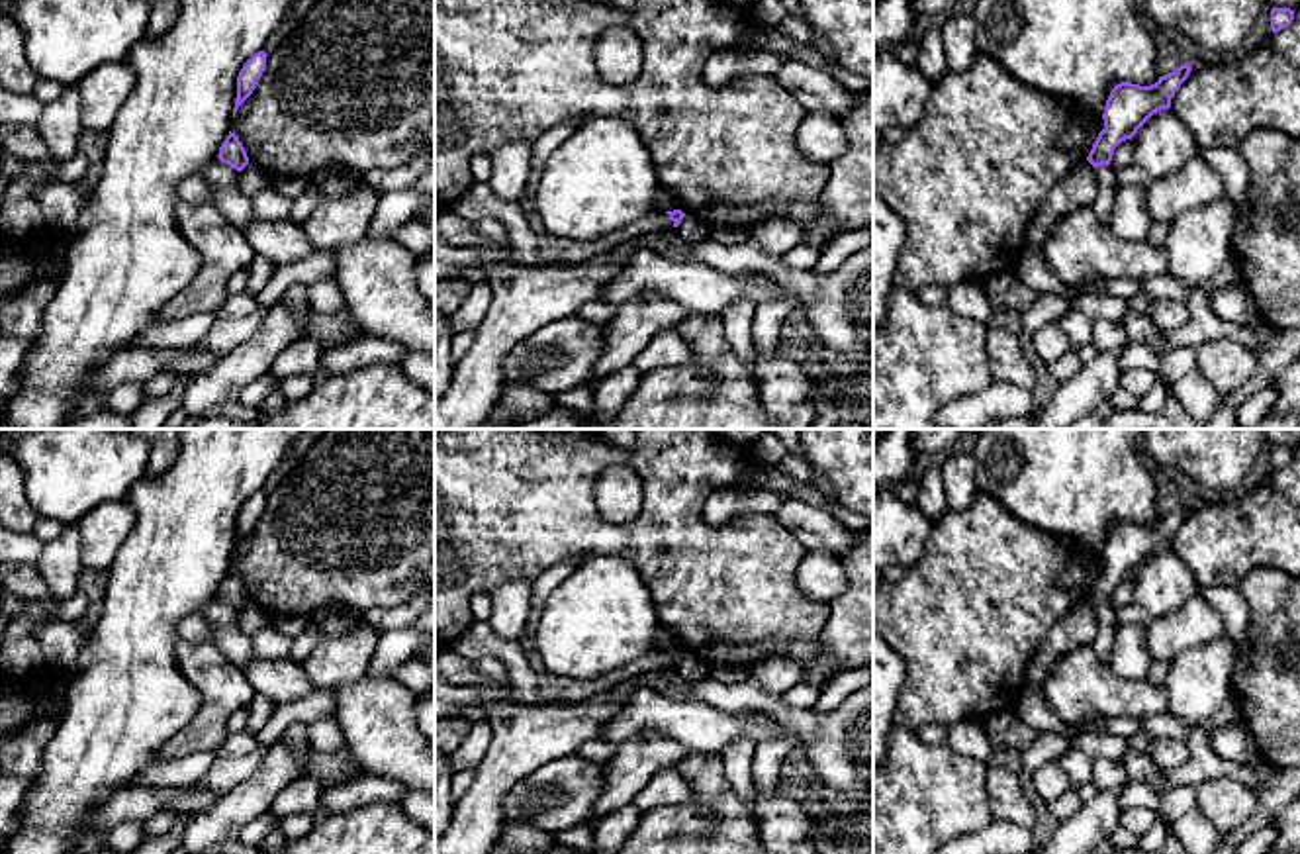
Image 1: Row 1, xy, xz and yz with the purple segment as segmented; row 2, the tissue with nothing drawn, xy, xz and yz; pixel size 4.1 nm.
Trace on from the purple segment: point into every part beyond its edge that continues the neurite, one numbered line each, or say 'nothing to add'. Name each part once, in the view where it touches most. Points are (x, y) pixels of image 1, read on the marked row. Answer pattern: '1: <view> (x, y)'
nothing to add

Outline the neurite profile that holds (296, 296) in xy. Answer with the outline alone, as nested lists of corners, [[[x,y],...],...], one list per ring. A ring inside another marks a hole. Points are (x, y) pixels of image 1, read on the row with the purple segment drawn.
[[[292,284],[282,302],[292,309],[292,315],[296,317],[296,321],[307,329],[311,317],[313,317],[313,309],[309,308],[307,302],[307,288],[303,284]]]

